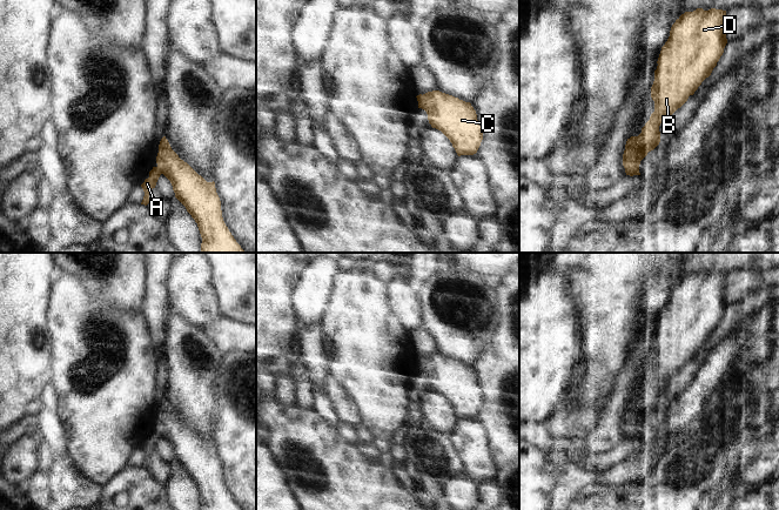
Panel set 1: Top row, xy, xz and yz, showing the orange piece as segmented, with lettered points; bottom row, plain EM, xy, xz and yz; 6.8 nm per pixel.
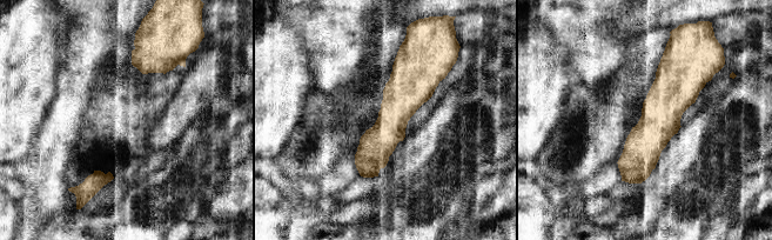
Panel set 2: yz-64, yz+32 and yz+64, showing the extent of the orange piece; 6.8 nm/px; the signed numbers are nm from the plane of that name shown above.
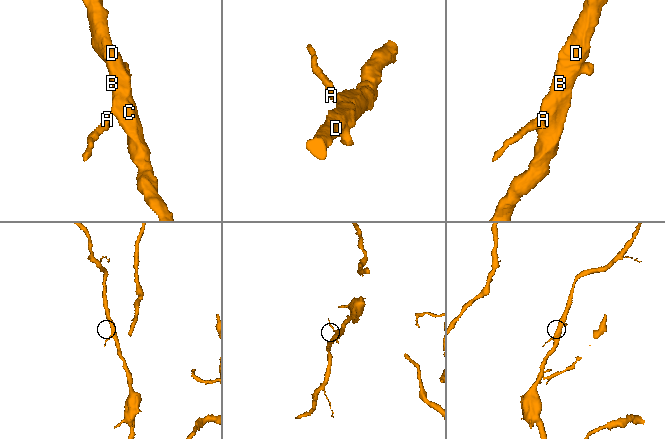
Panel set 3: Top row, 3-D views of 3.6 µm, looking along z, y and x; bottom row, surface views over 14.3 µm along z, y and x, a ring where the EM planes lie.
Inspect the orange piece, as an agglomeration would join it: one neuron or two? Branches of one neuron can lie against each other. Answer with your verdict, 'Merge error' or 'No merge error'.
No merge error.

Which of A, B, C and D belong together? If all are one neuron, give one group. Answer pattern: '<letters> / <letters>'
A B C D

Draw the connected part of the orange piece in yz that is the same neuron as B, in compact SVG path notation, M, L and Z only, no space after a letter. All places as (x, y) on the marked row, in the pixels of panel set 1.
M697 8L685 12L672 25L670 36L662 47L658 66L654 71L654 81L651 87L651 98L654 101L654 112L642 128L638 136L627 139L623 154L623 166L626 175L640 175L640 161L660 142L659 126L664 119L671 119L672 114L693 95L701 82L709 78L717 66L727 43L725 20L726 11L711 8L704 11Z

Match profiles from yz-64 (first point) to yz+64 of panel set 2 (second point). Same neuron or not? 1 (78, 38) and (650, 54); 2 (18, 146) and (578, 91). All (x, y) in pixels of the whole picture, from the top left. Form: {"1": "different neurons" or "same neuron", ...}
{"1": "different neurons", "2": "different neurons"}

